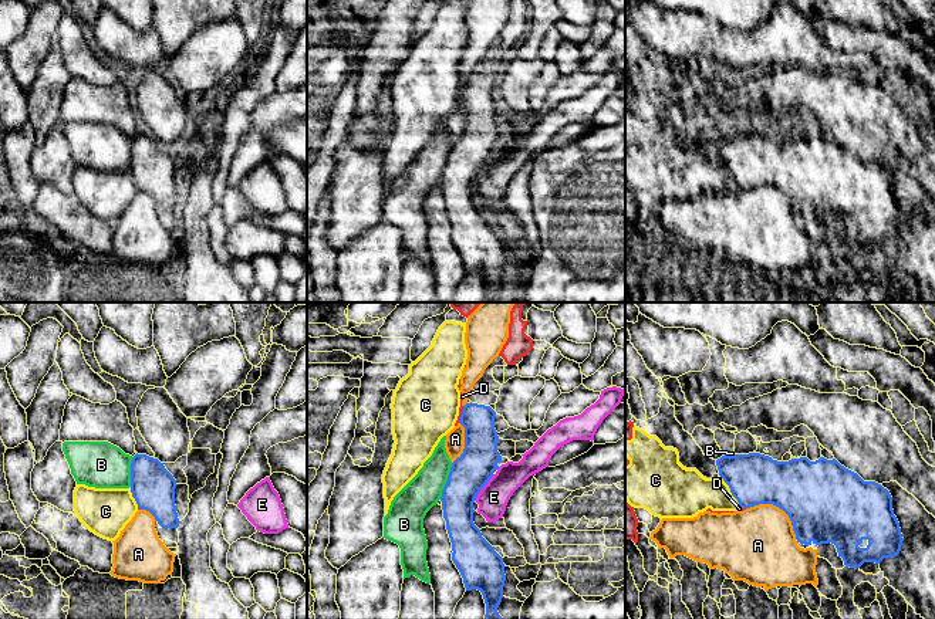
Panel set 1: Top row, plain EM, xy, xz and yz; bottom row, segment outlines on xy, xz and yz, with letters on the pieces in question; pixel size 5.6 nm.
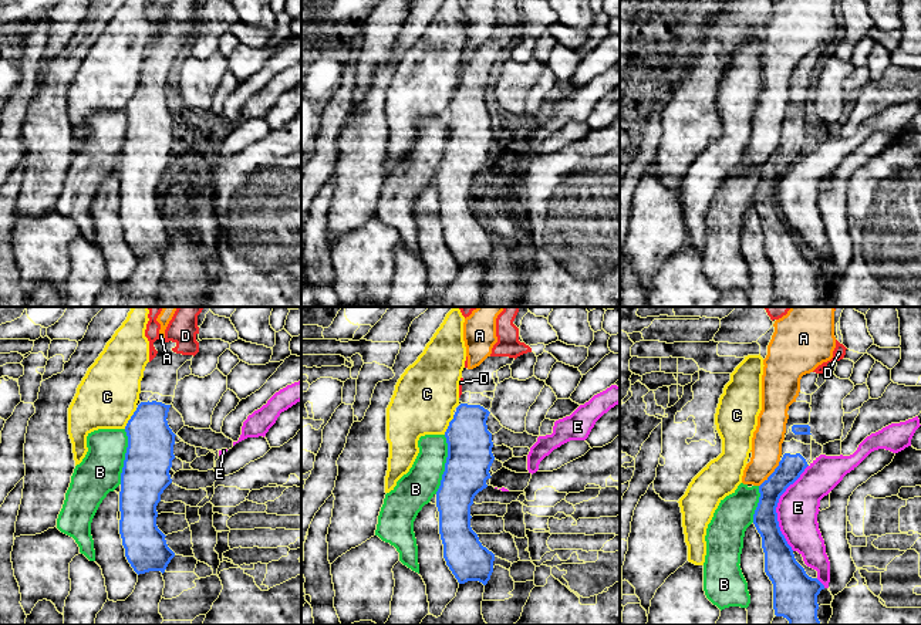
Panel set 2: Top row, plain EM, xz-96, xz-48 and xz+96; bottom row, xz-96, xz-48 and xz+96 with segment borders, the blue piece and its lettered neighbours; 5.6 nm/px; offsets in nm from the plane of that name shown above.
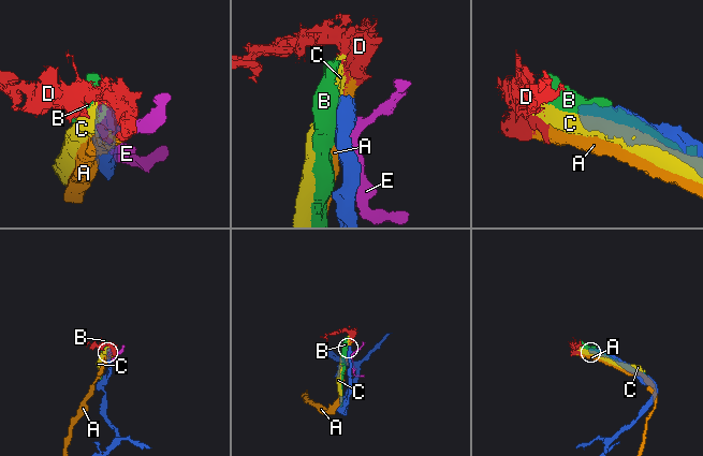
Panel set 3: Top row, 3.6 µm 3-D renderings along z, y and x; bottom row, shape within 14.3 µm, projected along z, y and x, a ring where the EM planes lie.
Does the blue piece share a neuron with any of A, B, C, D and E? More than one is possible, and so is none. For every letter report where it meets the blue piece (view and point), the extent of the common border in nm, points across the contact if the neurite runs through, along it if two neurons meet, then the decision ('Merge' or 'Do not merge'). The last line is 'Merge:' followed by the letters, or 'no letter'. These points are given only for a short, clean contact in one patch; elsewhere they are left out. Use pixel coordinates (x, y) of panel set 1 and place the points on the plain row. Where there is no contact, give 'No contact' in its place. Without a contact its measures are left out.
A: Touches blue at yz (779, 189). Shared border 340 nm. Do not merge
B: Touches blue at xz (446, 163). Shared border 220 nm. Do not merge
C: Touches blue at yz (731, 173). Shared border 220 nm. Boundary: yz (719, 156), (741, 189). Do not merge
D: Touches blue at xz (461, 97). Shared border 100 nm. Boundary: xz (463, 88), (458, 104). Do not merge
E: Touches blue at xz (483, 168). Shared border 200 nm. Do not merge
Merge: no letter

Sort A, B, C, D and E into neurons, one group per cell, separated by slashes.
A D / B / C / E

